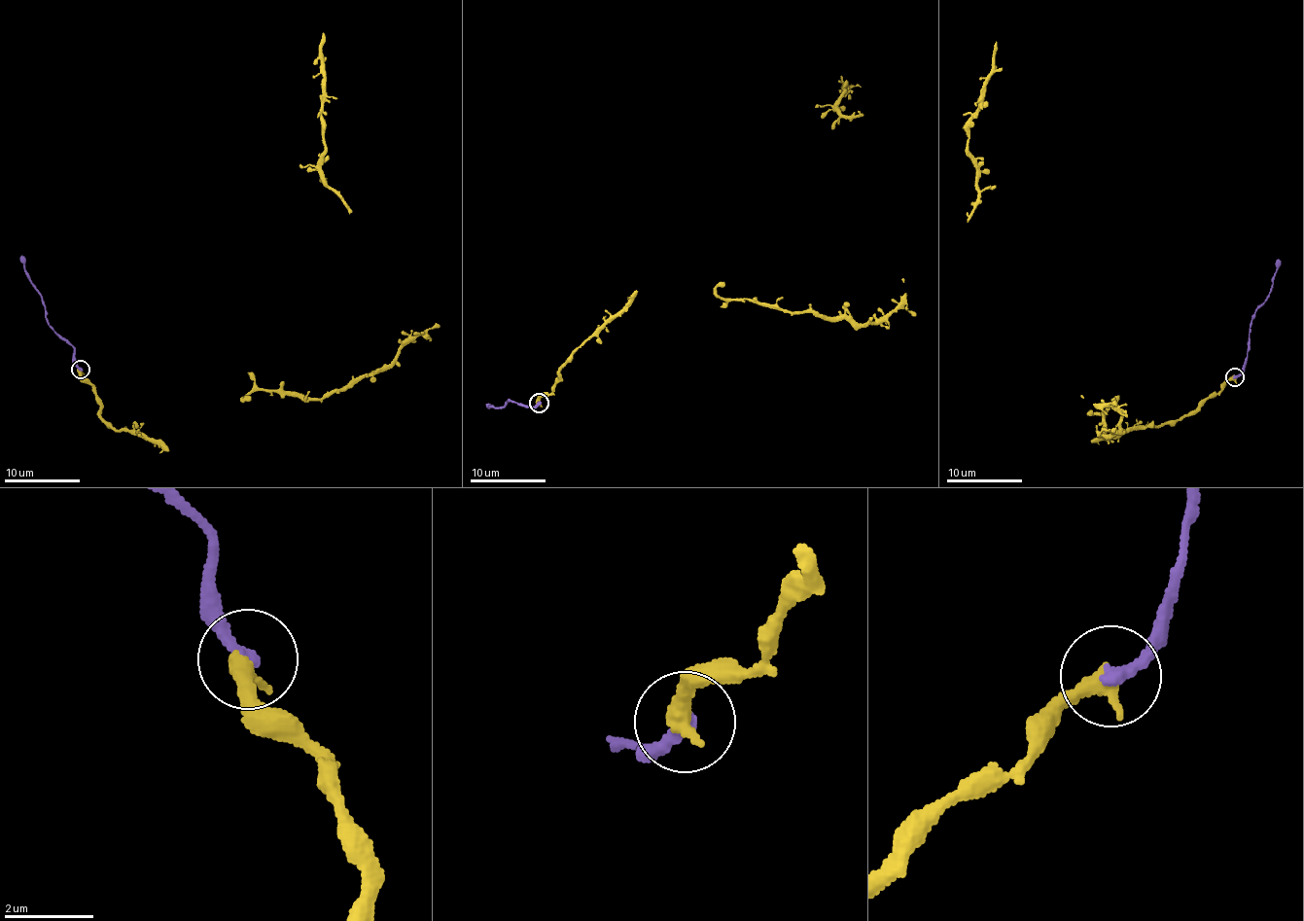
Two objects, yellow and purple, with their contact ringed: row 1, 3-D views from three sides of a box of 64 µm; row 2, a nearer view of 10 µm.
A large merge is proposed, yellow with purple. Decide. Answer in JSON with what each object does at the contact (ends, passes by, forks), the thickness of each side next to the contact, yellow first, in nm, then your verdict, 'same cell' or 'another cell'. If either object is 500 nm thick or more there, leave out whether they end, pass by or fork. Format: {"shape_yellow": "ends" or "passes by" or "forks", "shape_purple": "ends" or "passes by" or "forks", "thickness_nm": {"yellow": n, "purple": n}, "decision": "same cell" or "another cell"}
{"shape_yellow": "ends", "shape_purple": "ends", "thickness_nm": {"yellow": 440, "purple": 320}, "decision": "same cell"}

